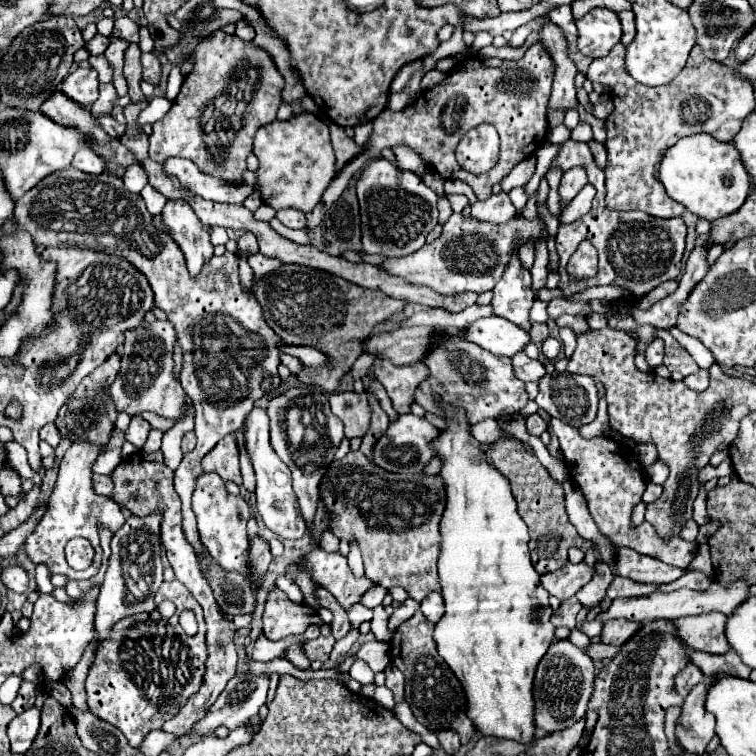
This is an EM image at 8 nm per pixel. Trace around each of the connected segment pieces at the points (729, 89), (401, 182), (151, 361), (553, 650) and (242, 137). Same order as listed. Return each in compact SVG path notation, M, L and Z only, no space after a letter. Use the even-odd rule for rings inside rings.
M617 43L613 51L603 59L593 59L585 73L589 81L599 81L609 89L615 103L615 113L605 121L607 129L607 167L605 167L605 203L617 211L645 211L653 217L681 217L687 207L669 199L665 187L657 183L657 169L665 151L681 137L711 133L715 139L731 141L741 129L743 119L753 111L753 85L747 79L739 79L727 65L705 59L701 47L693 47L687 65L679 73L679 79L661 85L647 87L637 83L629 71L625 71L625 45Z
M387 159L371 161L359 181L357 197L363 211L361 249L383 257L405 257L425 245L427 233L437 225L437 193L411 171L397 171Z
M145 319L141 331L129 331L129 335L125 335L125 355L121 357L121 369L115 383L109 385L109 397L119 413L135 417L145 411L153 411L173 421L183 421L193 413L193 405L187 401L181 383L173 375L175 343L175 327L169 325L167 319L155 319L153 323Z
M561 639L553 641L549 651L537 665L533 681L533 699L535 699L535 725L545 733L561 731L581 719L587 711L587 701L593 691L593 661L573 643Z
M221 29L203 37L195 47L195 55L197 63L185 77L173 107L153 125L149 157L159 163L167 157L185 157L207 175L243 183L255 131L277 117L283 75L263 47Z

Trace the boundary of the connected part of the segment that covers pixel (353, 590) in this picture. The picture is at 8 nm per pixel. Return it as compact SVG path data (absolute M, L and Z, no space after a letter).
M315 549L303 555L297 565L307 569L313 579L317 579L321 587L331 591L345 609L357 603L359 597L373 585L367 577L355 579L347 565L347 559L339 551L325 553L323 549Z

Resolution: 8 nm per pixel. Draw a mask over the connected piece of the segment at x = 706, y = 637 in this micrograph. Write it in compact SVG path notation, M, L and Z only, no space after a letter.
M713 611L695 617L679 617L673 623L687 647L721 655L729 651L729 643L725 639L725 619L725 615Z

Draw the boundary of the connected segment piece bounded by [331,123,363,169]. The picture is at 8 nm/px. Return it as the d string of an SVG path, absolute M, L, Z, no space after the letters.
M331 123L331 143L337 157L337 169L341 169L347 163L347 159L351 161L363 149L363 147L357 147L355 141L345 135L341 125L335 125L335 123Z

